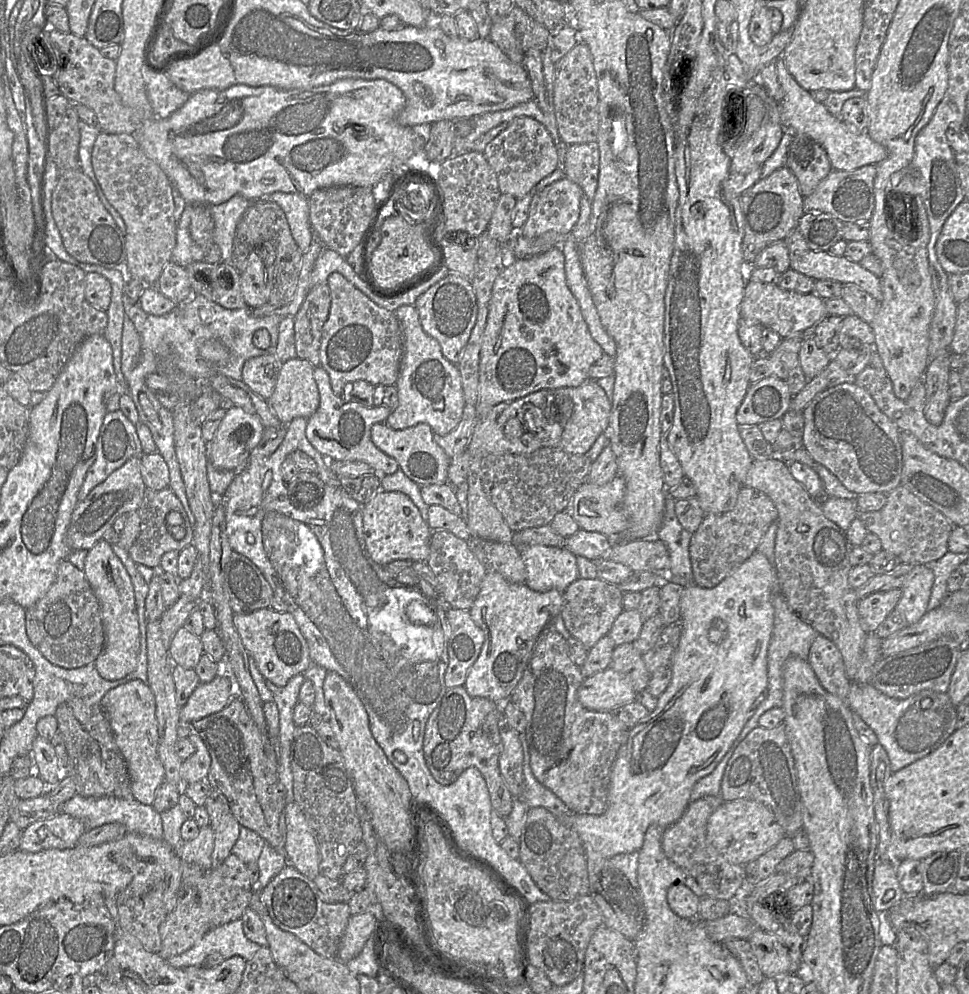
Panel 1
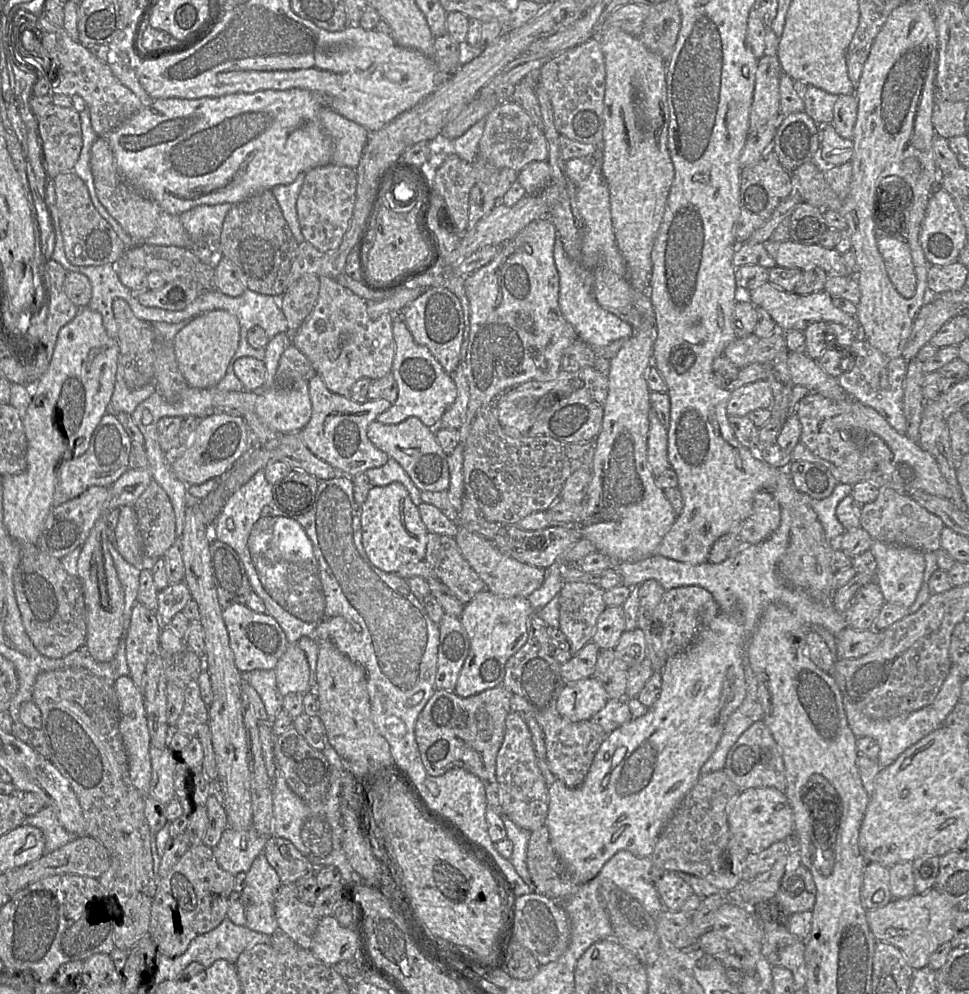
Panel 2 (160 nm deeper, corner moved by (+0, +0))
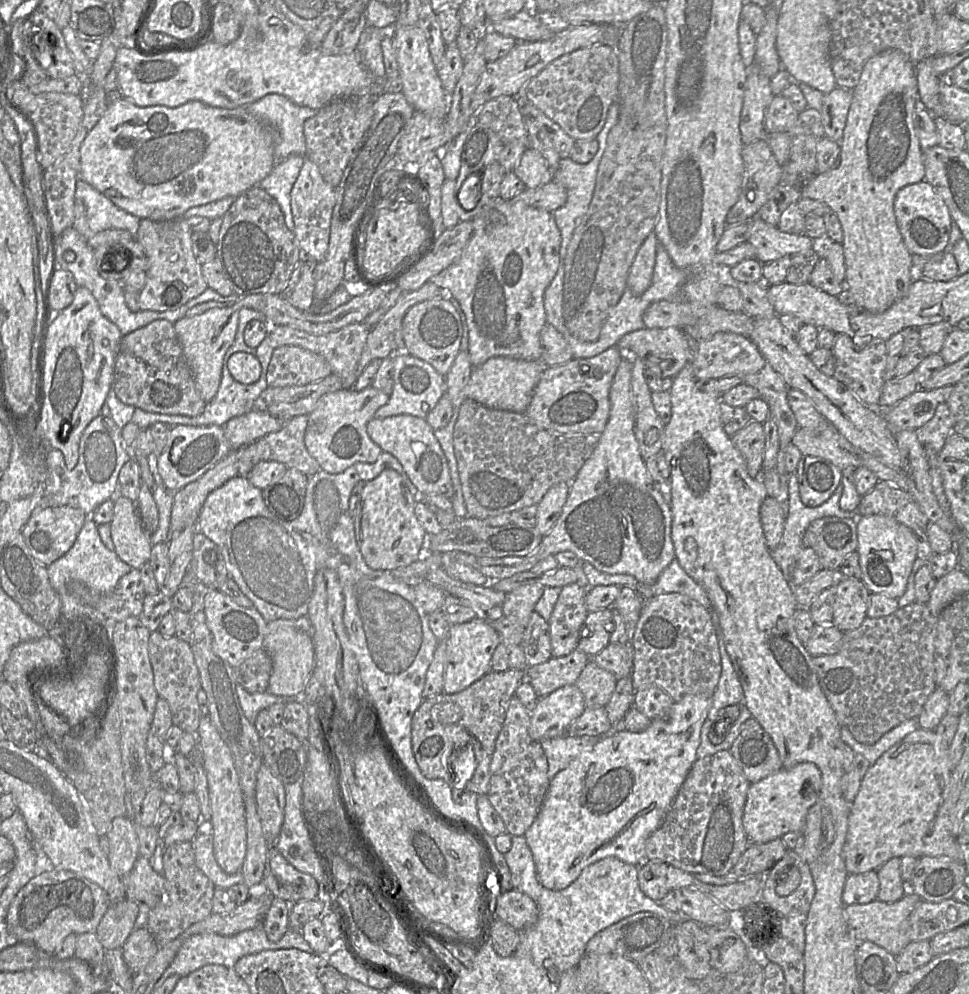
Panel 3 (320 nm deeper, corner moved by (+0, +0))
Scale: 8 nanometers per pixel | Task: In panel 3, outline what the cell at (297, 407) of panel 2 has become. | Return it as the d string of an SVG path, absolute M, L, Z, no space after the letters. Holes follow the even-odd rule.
M252 410L230 419L223 431L231 449L247 446L265 435L280 431L285 421L267 412Z

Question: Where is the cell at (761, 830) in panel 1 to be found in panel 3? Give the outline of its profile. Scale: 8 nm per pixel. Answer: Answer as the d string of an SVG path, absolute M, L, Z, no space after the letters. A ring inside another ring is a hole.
M802 762L789 769L781 768L752 783L747 792L742 820L749 843L767 843L788 832L795 832L800 838L809 809L818 799L821 785L821 771L812 762Z

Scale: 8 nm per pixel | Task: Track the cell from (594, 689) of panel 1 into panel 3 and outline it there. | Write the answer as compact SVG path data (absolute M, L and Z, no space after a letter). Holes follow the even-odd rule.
M574 685L563 686L539 698L530 713L530 737L538 742L565 735L566 730L585 711L582 692Z

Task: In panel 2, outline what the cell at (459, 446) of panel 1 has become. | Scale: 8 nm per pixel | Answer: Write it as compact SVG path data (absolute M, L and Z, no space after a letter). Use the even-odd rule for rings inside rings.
M465 361L458 363L451 377L456 386L457 396L453 404L445 411L435 429L458 430L466 419L470 395L469 385L465 377Z

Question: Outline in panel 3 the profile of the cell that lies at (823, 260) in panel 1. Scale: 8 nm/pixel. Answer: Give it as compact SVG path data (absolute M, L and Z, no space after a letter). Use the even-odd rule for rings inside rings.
M758 216L749 222L748 241L756 250L756 259L762 264L786 255L794 255L814 247L814 242L806 235L782 232L777 226L765 223Z

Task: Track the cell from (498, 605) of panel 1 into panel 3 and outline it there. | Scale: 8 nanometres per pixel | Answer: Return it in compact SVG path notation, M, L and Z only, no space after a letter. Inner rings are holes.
M483 614L469 622L451 625L447 635L443 693L461 692L489 673L498 644L499 636Z

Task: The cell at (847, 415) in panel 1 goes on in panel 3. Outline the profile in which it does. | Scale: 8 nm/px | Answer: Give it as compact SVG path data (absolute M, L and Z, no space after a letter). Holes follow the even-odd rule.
M788 390L788 404L796 417L798 428L821 432L830 424L816 410L811 400L799 390Z

